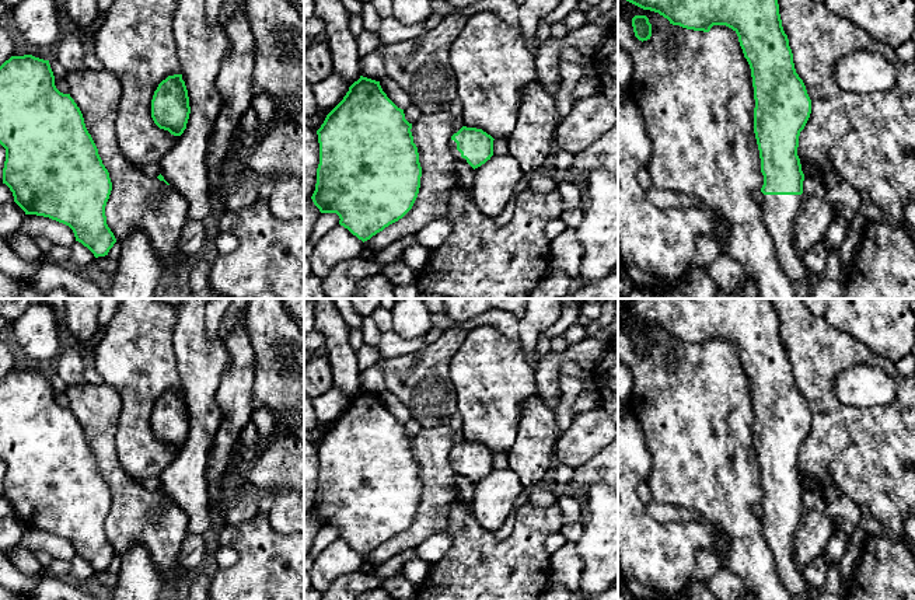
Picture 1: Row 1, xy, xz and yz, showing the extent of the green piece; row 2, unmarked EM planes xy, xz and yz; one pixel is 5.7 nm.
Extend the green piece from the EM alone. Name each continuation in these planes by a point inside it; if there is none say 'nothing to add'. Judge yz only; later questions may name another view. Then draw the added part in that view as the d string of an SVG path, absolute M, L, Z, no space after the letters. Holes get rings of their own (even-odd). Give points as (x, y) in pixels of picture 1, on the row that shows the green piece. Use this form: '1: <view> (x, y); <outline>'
1: yz (779, 212); M764 195L761 203L766 230L775 244L776 258L792 283L807 279L809 271L794 244L794 220L802 195Z

